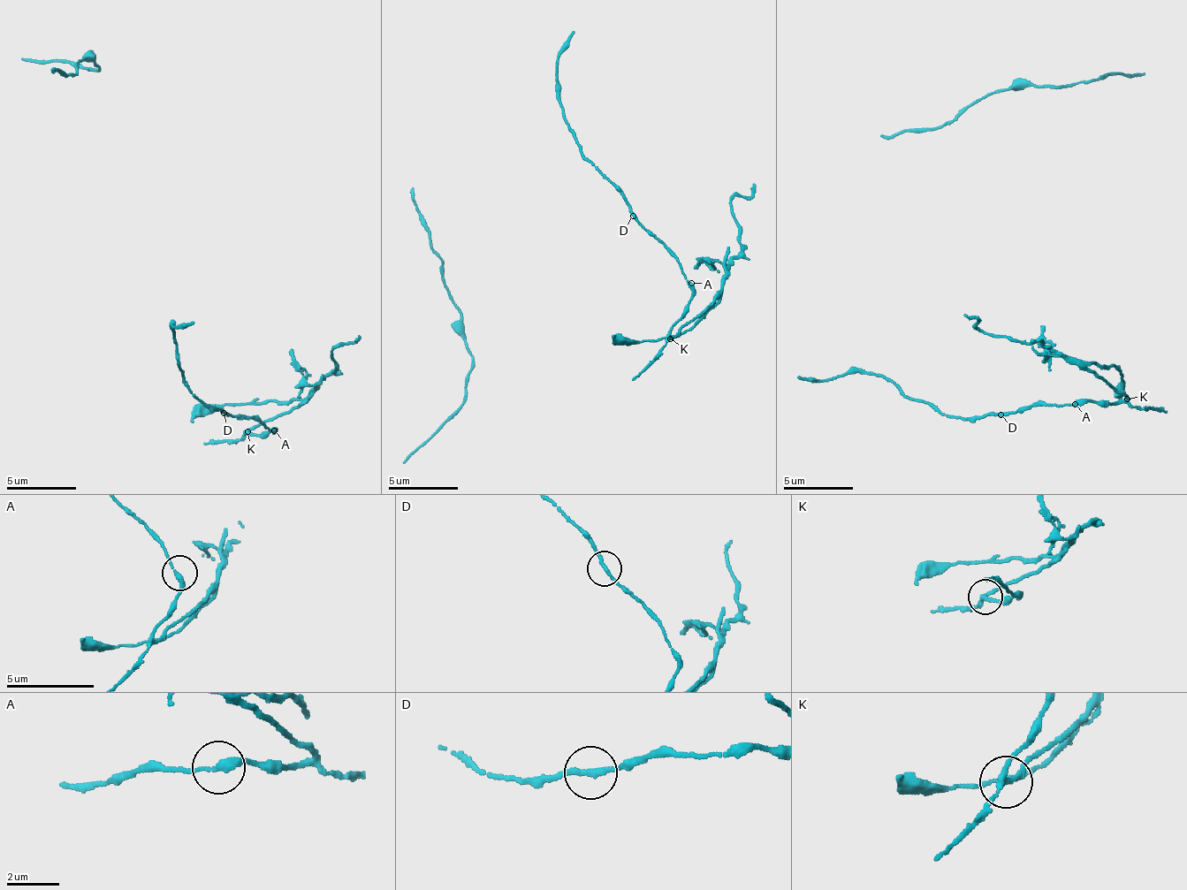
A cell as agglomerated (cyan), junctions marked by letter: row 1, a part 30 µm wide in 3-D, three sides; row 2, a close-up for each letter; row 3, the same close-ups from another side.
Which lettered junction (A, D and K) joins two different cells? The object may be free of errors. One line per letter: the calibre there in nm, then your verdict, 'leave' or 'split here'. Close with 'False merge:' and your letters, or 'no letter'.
A: 240 nm | leave
D: 190 nm | leave
K: 200 nm | split here
False merge: K

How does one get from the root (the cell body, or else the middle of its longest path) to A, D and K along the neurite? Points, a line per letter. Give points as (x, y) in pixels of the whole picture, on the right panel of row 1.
A: (854, 366), (886, 376), (912, 398), (926, 400), (953, 418), (998, 416), (1030, 410), (1037, 405), (1075, 404)
D: (854, 366), (886, 376), (912, 398), (926, 400), (953, 418), (1001, 415)
K: (854, 366), (886, 376), (912, 398), (953, 418), (998, 416), (1053, 403), (1114, 405), (1128, 399)

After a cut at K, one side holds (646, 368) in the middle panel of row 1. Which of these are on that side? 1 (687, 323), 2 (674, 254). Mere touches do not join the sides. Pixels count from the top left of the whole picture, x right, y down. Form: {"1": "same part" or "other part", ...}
{"1": "other part", "2": "same part"}

